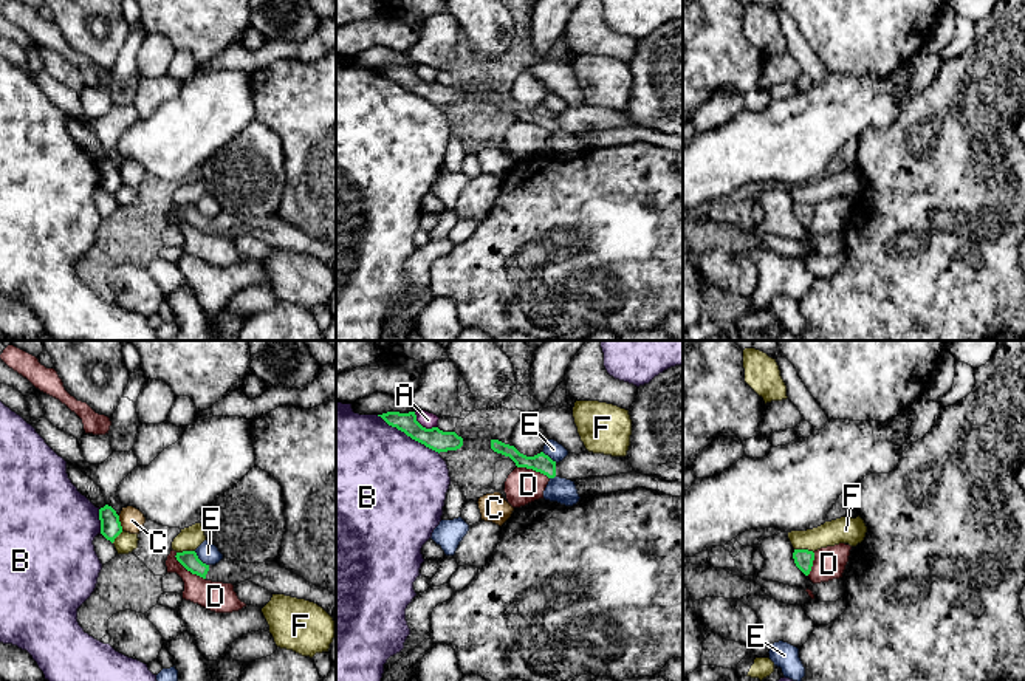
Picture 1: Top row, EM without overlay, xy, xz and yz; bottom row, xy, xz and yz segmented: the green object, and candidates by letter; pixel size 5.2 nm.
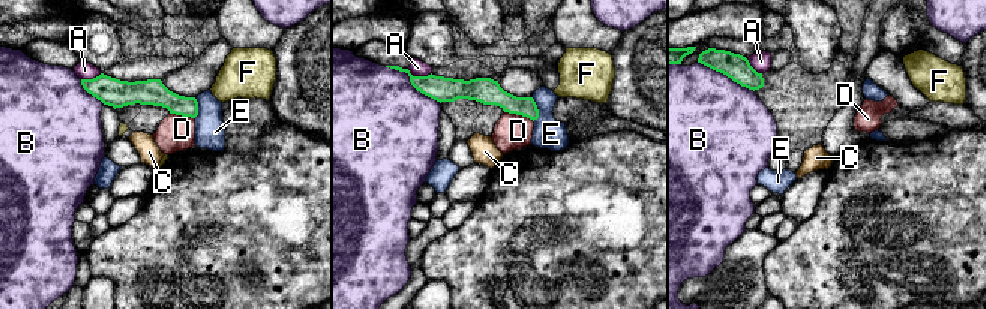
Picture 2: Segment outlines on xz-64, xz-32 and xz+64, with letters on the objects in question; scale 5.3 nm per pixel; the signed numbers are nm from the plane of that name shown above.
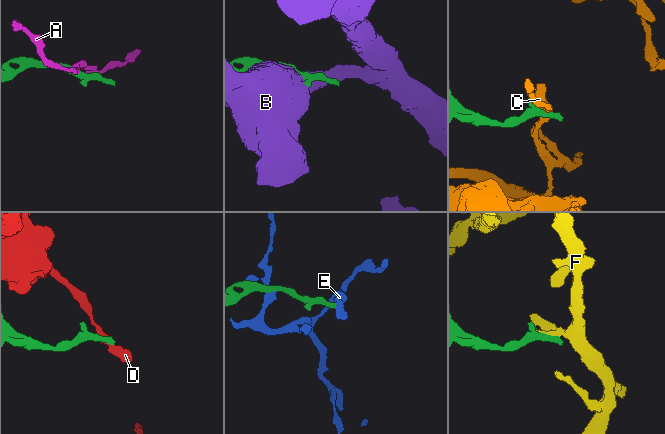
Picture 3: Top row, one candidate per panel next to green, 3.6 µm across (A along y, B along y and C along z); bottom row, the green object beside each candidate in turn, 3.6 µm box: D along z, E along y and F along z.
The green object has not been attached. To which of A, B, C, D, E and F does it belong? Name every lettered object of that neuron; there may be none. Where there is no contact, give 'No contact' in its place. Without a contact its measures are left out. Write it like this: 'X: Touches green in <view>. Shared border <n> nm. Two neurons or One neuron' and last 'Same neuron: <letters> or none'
A: Touches green in xz. Shared border 150 nm. Two neurons
B: Touches green in xz. Shared border 380 nm. Two neurons
C: Touches green in xy. Shared border 80 nm. Two neurons
D: Touches green in xy. Shared border 220 nm. Two neurons
E: Touches green in xy. Shared border 110 nm. Two neurons
F: Touches green in yz. Shared border 110 nm. Two neurons
Same neuron: none

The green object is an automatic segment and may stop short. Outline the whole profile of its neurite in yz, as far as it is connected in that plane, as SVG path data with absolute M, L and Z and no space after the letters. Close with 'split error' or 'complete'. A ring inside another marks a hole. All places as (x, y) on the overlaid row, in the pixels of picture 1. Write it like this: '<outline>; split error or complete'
M794 549L793 553L793 559L796 566L805 574L808 576L813 566L813 560L814 560L814 553L808 551L808 549Z; complete

